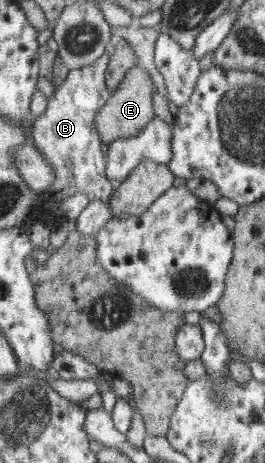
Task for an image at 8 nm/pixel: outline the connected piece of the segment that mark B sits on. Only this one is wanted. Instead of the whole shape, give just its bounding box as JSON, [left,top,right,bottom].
[27,51,115,221]

